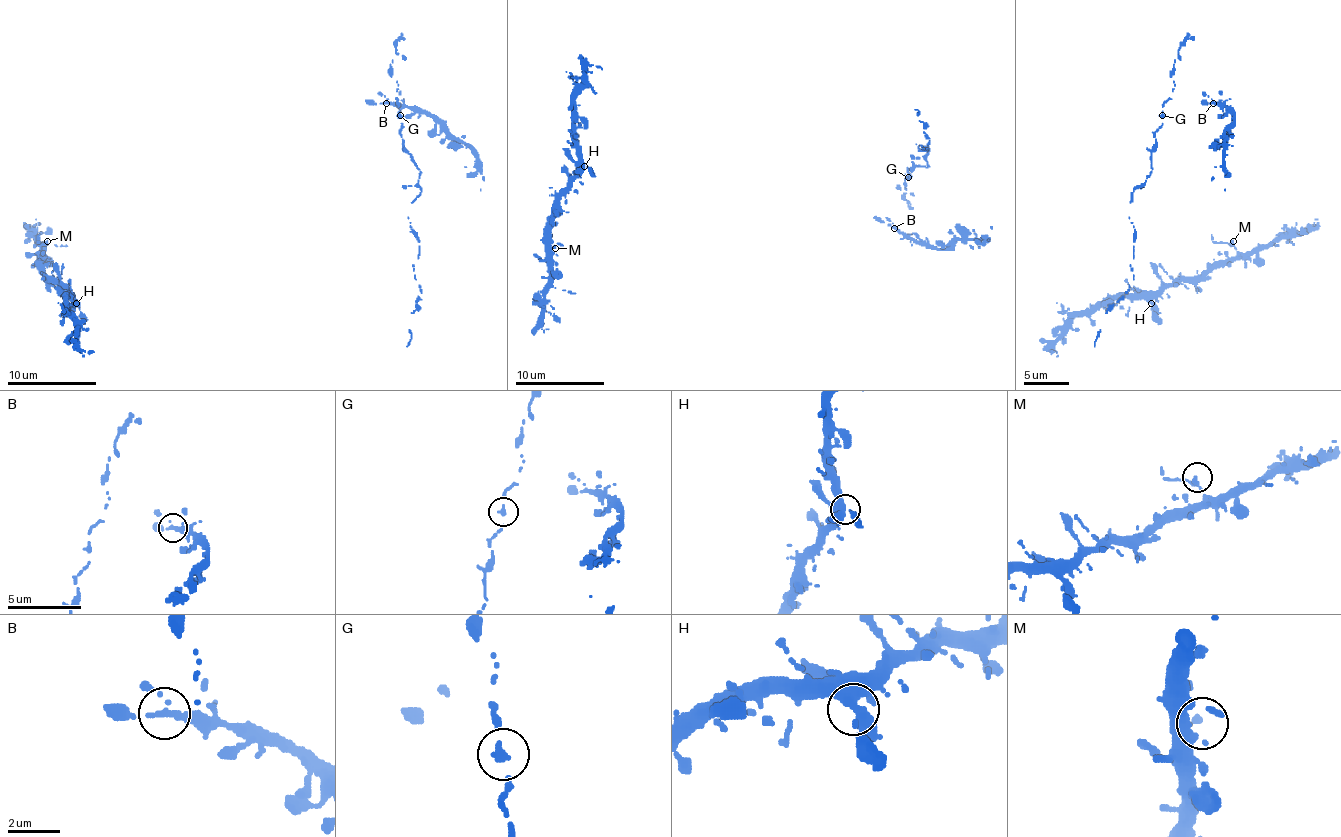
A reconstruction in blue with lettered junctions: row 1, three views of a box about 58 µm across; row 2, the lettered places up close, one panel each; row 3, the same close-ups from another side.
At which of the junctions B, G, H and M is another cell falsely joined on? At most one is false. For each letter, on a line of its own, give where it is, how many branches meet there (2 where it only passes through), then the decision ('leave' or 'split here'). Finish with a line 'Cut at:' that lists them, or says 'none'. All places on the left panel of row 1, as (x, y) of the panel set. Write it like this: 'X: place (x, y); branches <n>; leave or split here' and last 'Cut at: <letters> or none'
B: place (386, 103); branches 2; leave
G: place (400, 115); branches 2; leave
H: place (76, 303); branches 2; leave
M: place (47, 241); branches 2; leave
Cut at: none

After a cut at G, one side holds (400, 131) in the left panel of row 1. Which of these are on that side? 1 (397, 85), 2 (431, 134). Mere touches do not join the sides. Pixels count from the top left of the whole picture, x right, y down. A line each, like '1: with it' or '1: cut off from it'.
1: with it
2: cut off from it

